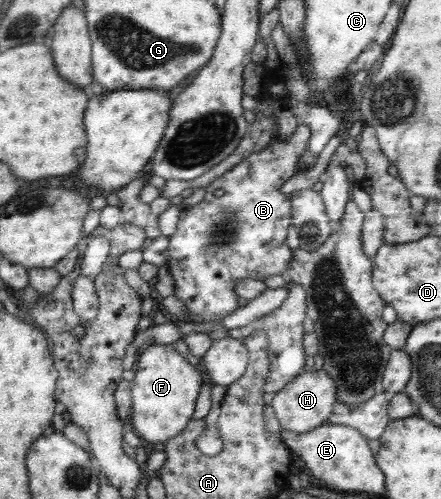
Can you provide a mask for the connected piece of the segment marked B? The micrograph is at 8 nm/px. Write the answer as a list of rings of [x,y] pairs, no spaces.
[[[299,122],[298,127],[294,130],[294,133],[287,140],[278,140],[274,138],[271,142],[259,152],[252,153],[247,158],[244,158],[242,162],[236,164],[230,171],[226,172],[224,175],[216,178],[210,185],[208,185],[206,190],[206,196],[202,202],[194,204],[189,208],[183,208],[180,212],[180,217],[177,222],[177,230],[169,236],[169,245],[168,245],[168,260],[167,260],[167,269],[172,276],[174,281],[175,291],[174,295],[178,300],[182,300],[188,316],[192,318],[192,322],[196,324],[219,324],[228,316],[232,314],[234,310],[238,310],[239,305],[242,303],[240,298],[236,296],[236,285],[240,280],[243,279],[253,279],[258,281],[264,281],[270,276],[282,275],[290,266],[292,262],[292,248],[286,243],[286,236],[288,236],[288,228],[292,225],[292,206],[291,198],[288,195],[282,194],[280,188],[282,184],[285,183],[292,176],[296,175],[301,168],[301,157],[306,150],[309,149],[309,141],[311,138],[311,131],[306,124]]]

